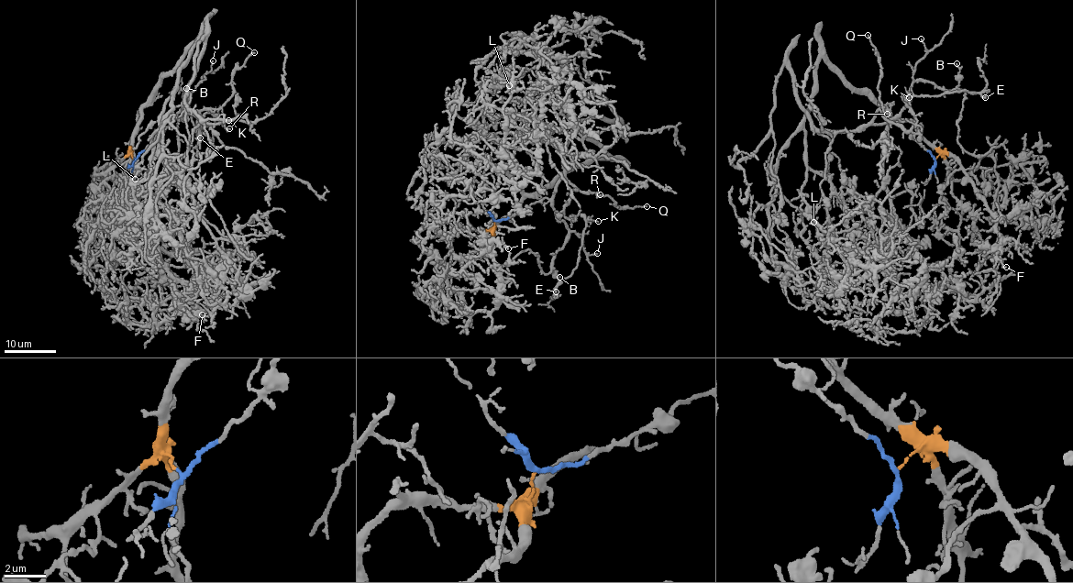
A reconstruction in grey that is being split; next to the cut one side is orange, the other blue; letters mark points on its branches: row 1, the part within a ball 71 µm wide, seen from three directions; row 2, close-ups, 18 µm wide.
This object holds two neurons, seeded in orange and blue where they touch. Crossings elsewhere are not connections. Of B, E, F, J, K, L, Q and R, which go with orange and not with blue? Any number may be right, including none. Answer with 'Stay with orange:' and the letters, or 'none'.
Stay with orange: F, L

